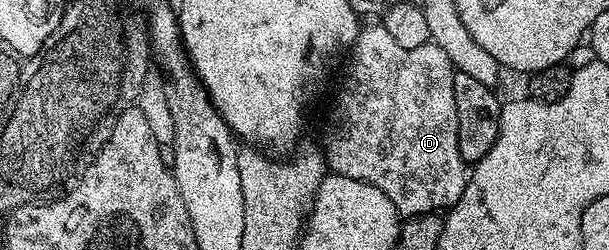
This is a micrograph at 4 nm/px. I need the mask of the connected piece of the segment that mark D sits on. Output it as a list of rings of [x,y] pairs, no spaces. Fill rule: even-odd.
[[[364,25],[360,28],[360,36],[350,48],[351,55],[348,72],[345,73],[344,80],[341,81],[340,88],[332,99],[332,108],[328,111],[328,128],[324,131],[324,148],[322,148],[327,166],[335,174],[361,179],[370,187],[382,189],[382,193],[386,193],[386,197],[394,201],[397,211],[404,217],[444,213],[455,207],[468,187],[470,171],[462,153],[458,153],[458,109],[454,105],[454,77],[457,70],[452,66],[450,57],[446,57],[446,49],[442,49],[437,43],[431,41],[426,45],[418,45],[418,49],[402,49],[402,45],[397,45],[390,37],[390,33],[386,33],[383,25],[376,25],[376,27]]]

